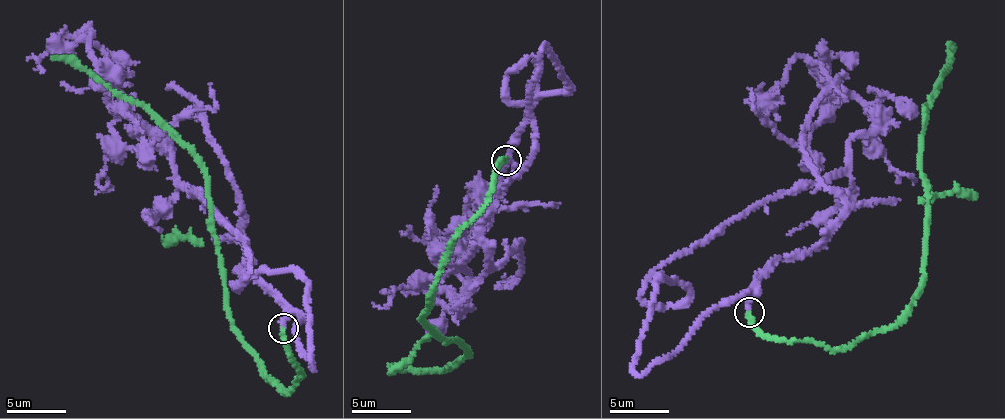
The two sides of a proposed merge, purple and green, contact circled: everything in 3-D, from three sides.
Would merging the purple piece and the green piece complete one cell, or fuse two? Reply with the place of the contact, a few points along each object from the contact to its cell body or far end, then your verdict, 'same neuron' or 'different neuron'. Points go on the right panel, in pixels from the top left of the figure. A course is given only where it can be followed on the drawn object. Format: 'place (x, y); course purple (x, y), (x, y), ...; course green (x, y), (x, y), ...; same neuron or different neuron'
place (749, 312); course purple (750, 311), (634, 370), (662, 277), (688, 293), (642, 280), (876, 121), (846, 95), (804, 152), (747, 88); course green (750, 311), (763, 335), (842, 351), (897, 322), (926, 258), (924, 119), (951, 48); same neuron

